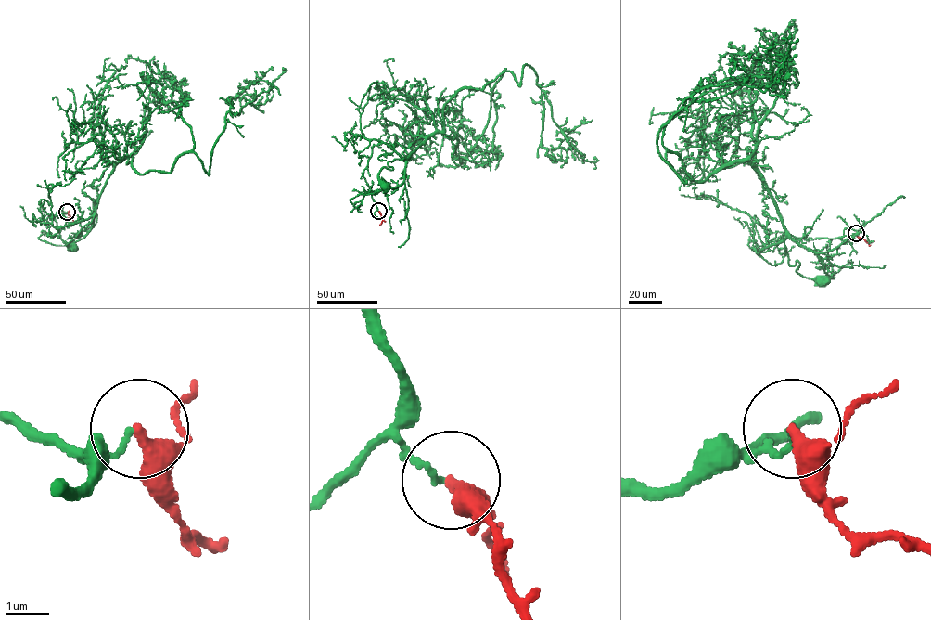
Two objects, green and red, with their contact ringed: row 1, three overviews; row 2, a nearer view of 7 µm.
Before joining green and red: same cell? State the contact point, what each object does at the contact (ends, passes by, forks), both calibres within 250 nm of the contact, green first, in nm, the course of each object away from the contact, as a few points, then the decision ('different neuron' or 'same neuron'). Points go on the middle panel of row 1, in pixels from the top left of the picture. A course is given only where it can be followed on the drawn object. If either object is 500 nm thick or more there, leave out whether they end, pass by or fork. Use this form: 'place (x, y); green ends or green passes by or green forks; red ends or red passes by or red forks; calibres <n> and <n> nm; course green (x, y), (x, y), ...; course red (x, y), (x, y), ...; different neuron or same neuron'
place (378, 211); green ends; red passes by; calibres 110 and 280 nm; course green (378, 211), (363, 172), (372, 148), (386, 143), (406, 160), (381, 170), (385, 185); course red (378, 211), (382, 219), (380, 225); different neuron

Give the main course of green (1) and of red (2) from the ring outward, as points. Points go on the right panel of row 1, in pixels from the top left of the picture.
1: (856, 233), (766, 237), (763, 249), (786, 236), (788, 264), (797, 261), (799, 274), (821, 281)
2: (856, 233), (867, 242), (874, 240)

